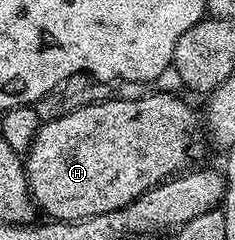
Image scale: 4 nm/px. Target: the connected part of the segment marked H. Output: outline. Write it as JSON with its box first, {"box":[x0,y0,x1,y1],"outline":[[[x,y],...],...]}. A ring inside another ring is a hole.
{"box":[25,91,201,221],"outline":[[[147,91],[139,99],[108,99],[98,101],[95,104],[82,106],[73,110],[67,115],[62,115],[59,119],[44,121],[39,126],[37,135],[31,144],[31,150],[25,154],[25,168],[27,170],[27,186],[31,188],[31,197],[34,199],[36,206],[43,209],[48,214],[48,218],[56,221],[80,221],[89,219],[93,215],[105,215],[105,211],[117,211],[125,207],[133,199],[137,199],[145,191],[149,191],[155,185],[160,185],[163,181],[168,180],[180,171],[188,168],[187,160],[191,157],[191,148],[195,145],[195,132],[201,129],[201,117],[195,114],[195,109],[187,101],[182,101],[182,96],[175,93],[160,91]]]}

